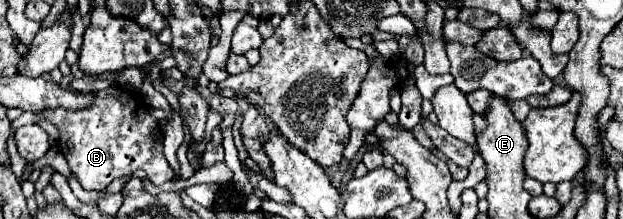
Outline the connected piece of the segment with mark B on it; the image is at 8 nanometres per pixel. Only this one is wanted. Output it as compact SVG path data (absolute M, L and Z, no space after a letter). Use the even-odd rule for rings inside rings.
M109 88L97 92L97 98L85 110L69 112L57 108L43 112L45 120L59 130L59 150L85 190L105 190L113 180L129 176L137 168L145 170L155 186L163 186L173 178L173 170L163 156L163 132L147 106L145 110L139 108L139 92L133 94L123 88Z

